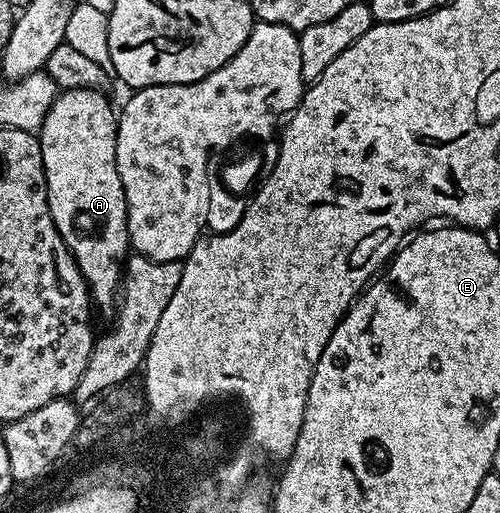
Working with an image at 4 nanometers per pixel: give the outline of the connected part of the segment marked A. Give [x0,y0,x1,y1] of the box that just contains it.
[37,87,129,307]

